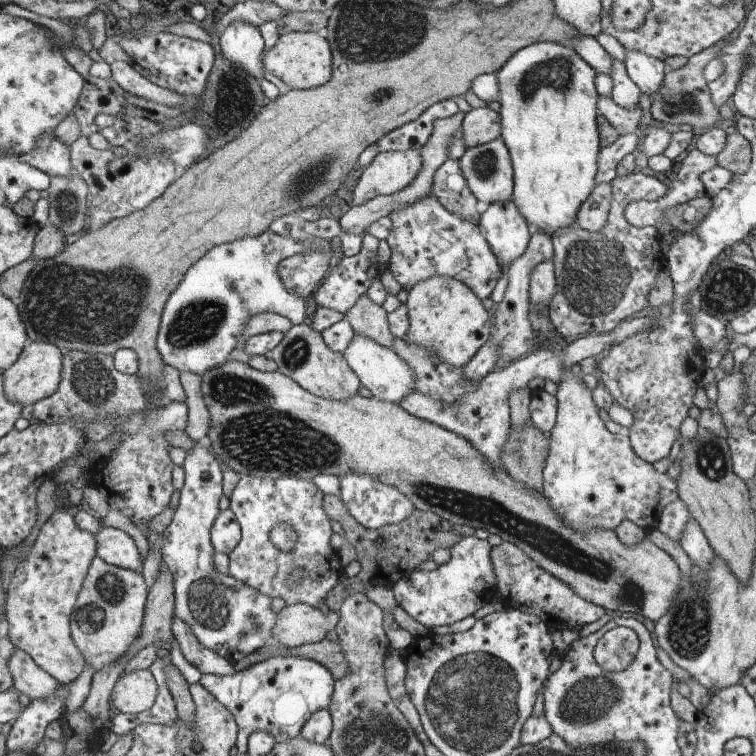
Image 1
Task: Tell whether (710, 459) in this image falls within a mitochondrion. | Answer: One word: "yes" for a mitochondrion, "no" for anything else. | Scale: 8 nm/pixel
yes

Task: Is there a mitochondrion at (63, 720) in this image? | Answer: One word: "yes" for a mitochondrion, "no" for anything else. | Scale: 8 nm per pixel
no

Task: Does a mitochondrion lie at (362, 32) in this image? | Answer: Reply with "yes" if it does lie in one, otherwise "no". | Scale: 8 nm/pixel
yes

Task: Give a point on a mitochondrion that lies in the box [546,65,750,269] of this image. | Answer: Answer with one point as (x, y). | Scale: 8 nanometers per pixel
(685, 103)

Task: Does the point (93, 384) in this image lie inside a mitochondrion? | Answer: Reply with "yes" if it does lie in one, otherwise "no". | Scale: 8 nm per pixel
yes

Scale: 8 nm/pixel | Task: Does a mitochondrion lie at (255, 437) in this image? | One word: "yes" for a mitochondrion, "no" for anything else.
yes

